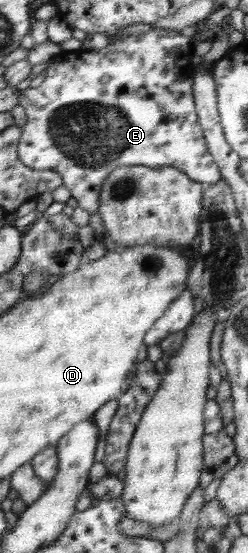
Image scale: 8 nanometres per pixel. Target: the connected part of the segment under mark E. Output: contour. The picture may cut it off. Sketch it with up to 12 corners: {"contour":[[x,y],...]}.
{"contour":[[150,24],[60,51],[20,159],[99,208],[122,166],[223,180],[193,39]]}

